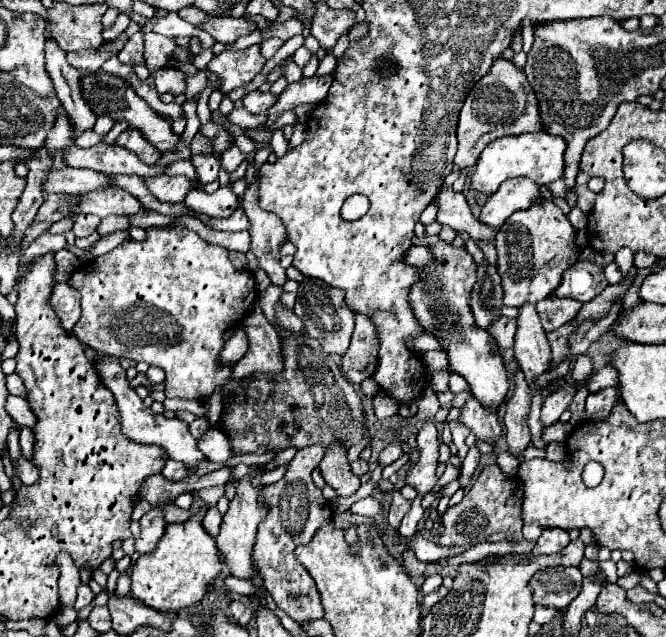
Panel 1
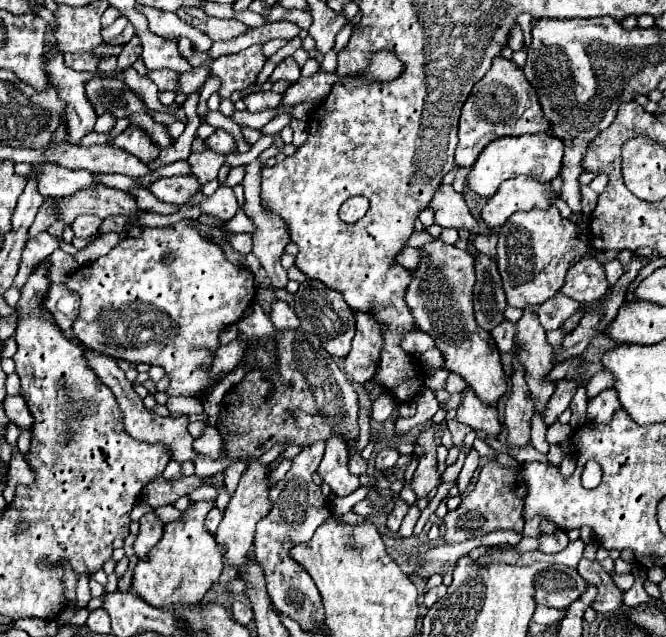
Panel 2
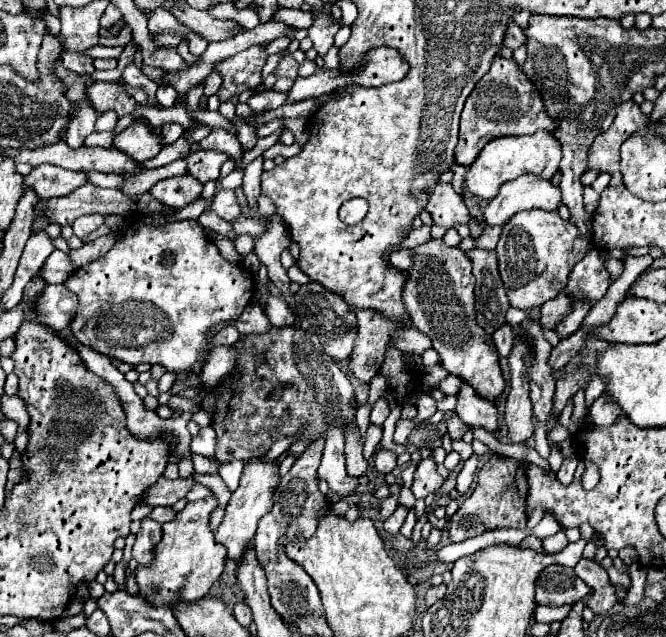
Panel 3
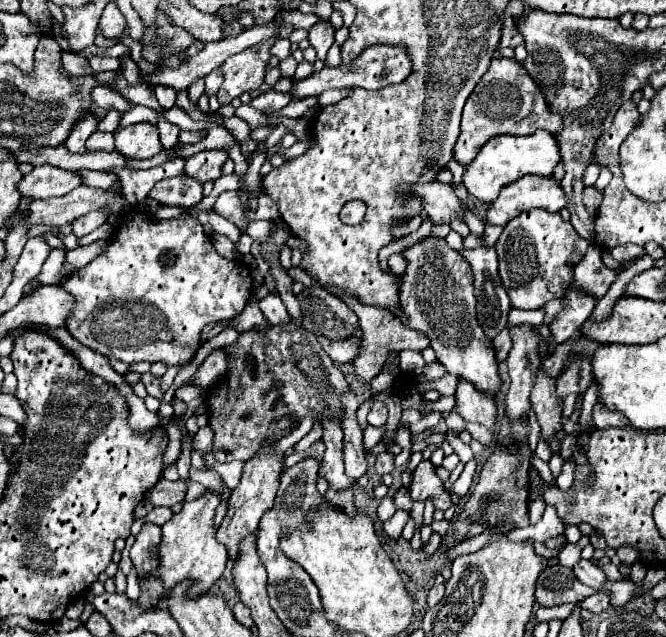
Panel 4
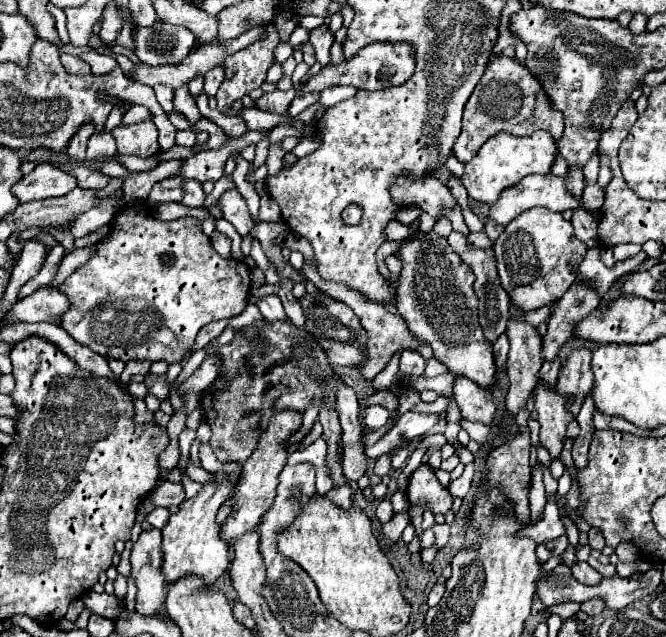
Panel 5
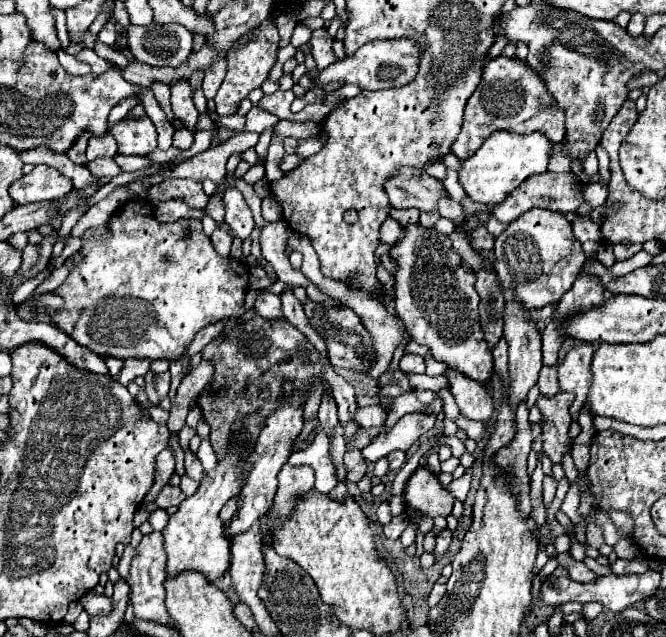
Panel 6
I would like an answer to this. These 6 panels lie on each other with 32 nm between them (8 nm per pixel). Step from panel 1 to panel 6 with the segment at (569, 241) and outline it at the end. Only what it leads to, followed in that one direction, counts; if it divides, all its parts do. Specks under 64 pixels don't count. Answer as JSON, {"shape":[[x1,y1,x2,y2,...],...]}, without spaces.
{"shape":[[532,208,508,224,496,238,496,274,504,288,512,290,528,310,554,304,572,288,584,264,582,244,572,234,572,224,560,212]]}

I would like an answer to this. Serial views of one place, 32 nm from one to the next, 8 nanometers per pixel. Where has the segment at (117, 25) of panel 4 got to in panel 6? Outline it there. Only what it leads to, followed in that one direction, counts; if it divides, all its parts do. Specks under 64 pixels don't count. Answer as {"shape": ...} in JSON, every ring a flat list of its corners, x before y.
{"shape":[[106,22,106,26,100,30,100,34,98,34,98,40,100,42,104,42,106,46,112,46,114,42,116,42,116,32,114,32,114,22]]}

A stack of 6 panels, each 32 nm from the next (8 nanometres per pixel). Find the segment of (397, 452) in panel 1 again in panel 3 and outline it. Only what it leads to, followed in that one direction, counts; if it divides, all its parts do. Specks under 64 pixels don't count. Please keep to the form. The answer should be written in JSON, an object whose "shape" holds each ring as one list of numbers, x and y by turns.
{"shape":[[380,450,374,460,374,470,384,476,390,474,394,468,396,468,396,454,390,450]]}

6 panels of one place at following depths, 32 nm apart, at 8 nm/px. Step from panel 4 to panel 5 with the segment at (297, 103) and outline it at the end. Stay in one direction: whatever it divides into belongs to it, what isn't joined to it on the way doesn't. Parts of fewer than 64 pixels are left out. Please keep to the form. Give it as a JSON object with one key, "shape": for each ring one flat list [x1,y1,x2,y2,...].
{"shape":[[309,93,305,96,296,96,290,104,289,116,296,117,298,114,303,112,307,107,319,101,320,94]]}

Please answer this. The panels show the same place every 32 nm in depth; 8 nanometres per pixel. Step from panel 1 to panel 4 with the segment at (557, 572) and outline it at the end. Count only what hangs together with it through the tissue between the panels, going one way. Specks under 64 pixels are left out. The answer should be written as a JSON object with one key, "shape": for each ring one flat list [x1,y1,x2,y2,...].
{"shape":[[552,566,542,570,536,582,536,600,542,606,558,606,564,602,582,602,584,598,596,594,596,588,584,586,566,566]]}

